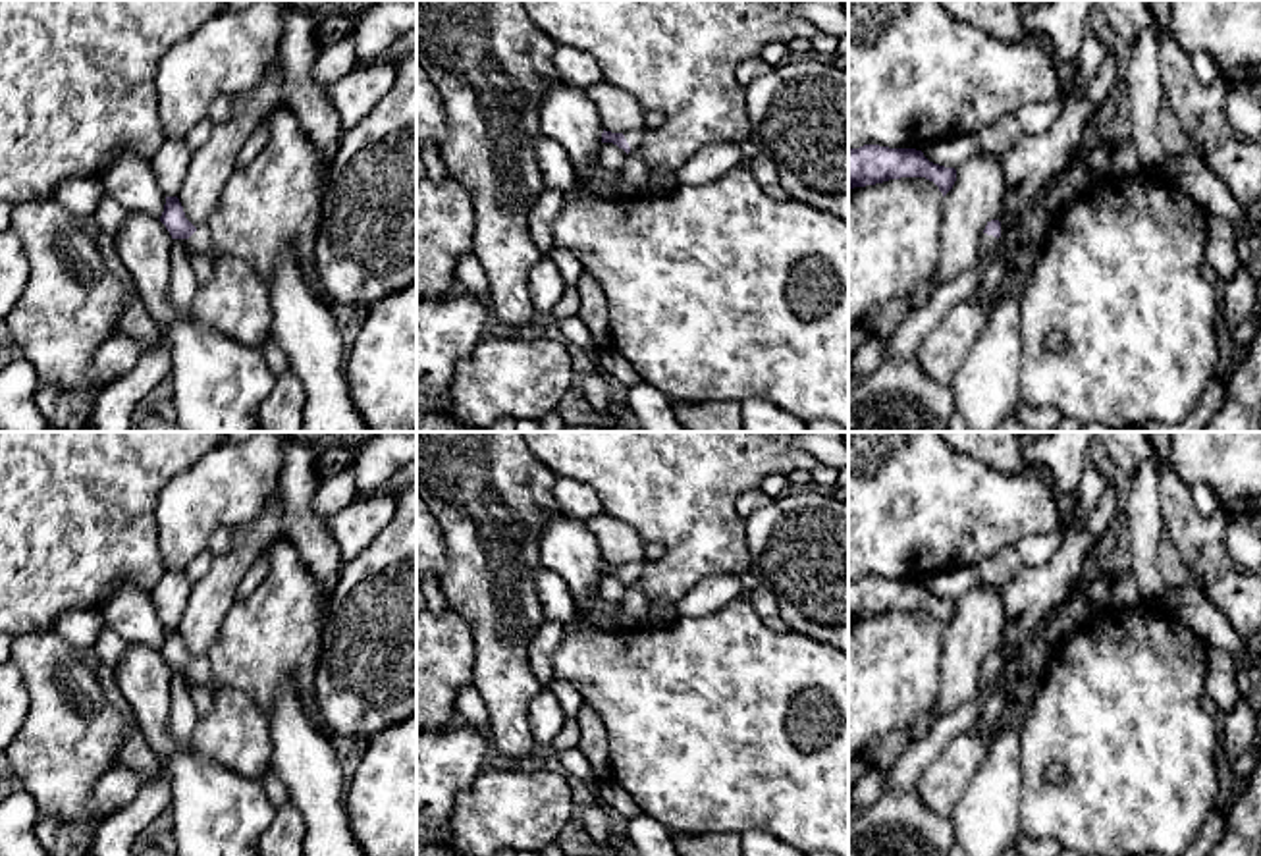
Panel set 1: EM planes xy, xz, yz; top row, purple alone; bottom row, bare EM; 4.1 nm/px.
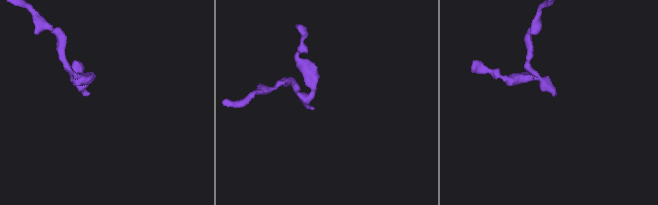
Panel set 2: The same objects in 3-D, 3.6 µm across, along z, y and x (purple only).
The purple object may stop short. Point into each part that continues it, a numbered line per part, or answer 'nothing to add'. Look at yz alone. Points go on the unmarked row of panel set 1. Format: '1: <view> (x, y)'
1: yz (988, 675)

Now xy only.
1: xy (201, 673)

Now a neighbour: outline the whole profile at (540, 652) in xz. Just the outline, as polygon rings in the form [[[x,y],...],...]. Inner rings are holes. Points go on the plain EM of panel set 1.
[[[544,619],[528,646],[532,673],[544,688],[553,681],[553,654],[561,644],[565,630],[567,625]]]

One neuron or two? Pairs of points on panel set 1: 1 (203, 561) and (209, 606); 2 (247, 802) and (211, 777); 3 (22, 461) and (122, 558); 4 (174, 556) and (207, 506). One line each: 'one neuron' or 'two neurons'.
1: two neurons
2: one neuron
3: one neuron
4: one neuron

